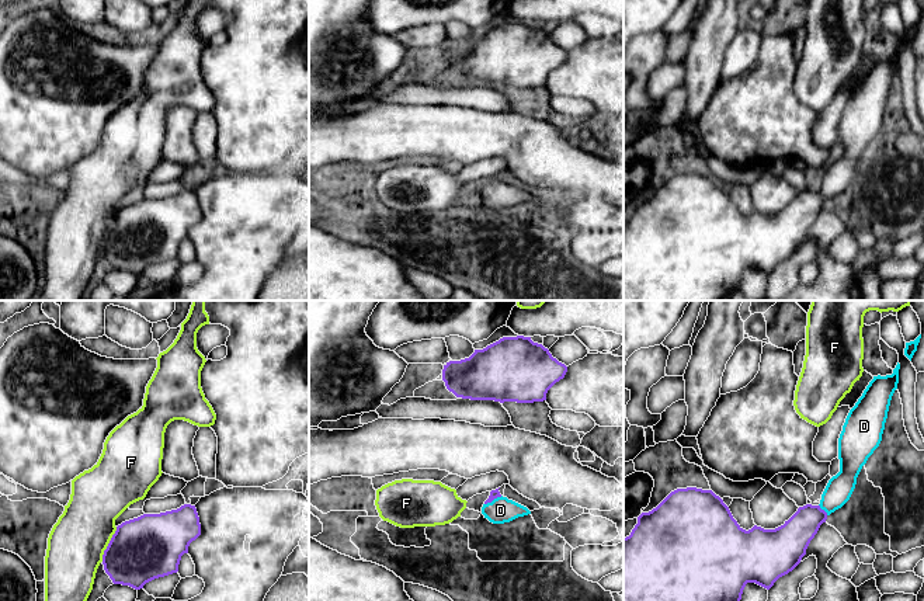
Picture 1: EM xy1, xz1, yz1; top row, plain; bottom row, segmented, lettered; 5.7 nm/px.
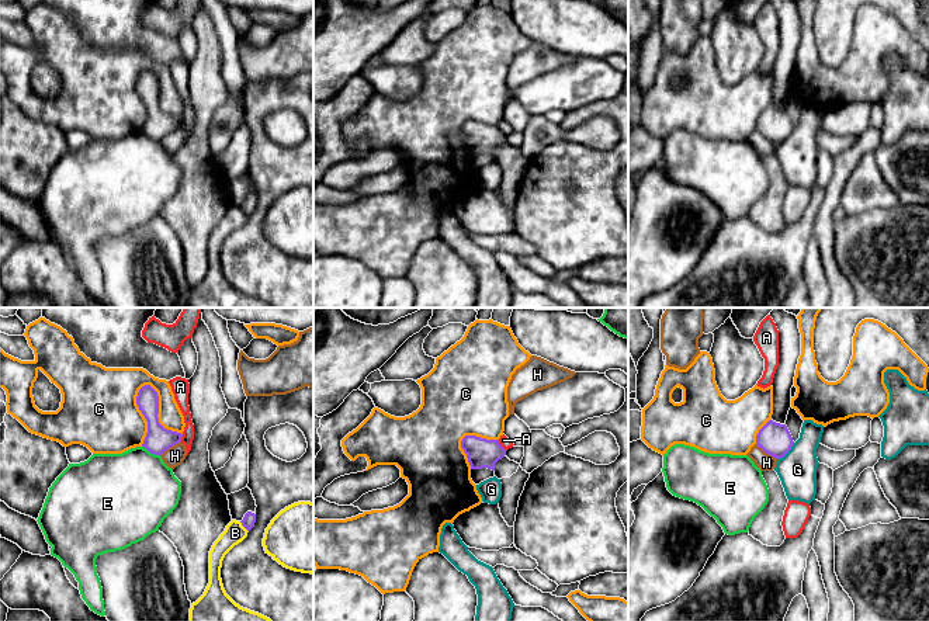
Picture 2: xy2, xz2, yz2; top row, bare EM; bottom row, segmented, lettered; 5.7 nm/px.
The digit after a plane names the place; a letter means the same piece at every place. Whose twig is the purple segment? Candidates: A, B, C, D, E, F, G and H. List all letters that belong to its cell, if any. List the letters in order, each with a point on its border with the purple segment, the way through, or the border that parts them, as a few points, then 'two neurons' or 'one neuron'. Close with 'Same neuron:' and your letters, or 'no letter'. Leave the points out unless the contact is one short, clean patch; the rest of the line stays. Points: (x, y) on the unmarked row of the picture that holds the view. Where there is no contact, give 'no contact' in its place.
A: contact xz2 (501, 131); border xz2 (496, 125), (506, 135); two neurons
B: contact xy2 (243, 211); two neurons
C: contact xy2 (158, 97); border xy2 (142, 70), (149, 70), (156, 77), (158, 106), (182, 120); two neurons
D: contact xz1 (493, 184); way xz1 (494, 179), (493, 184), (500, 195); one neuron
E: contact xy2 (151, 138); border xy2 (142, 131), (159, 141); two neurons
F: contact xy1 (108, 229); two neurons
G: contact yz2 (787, 136); border yz2 (794, 128), (779, 145); two neurons
H: contact yz2 (766, 138); border yz2 (755, 129), (777, 145); two neurons
Same neuron: D

